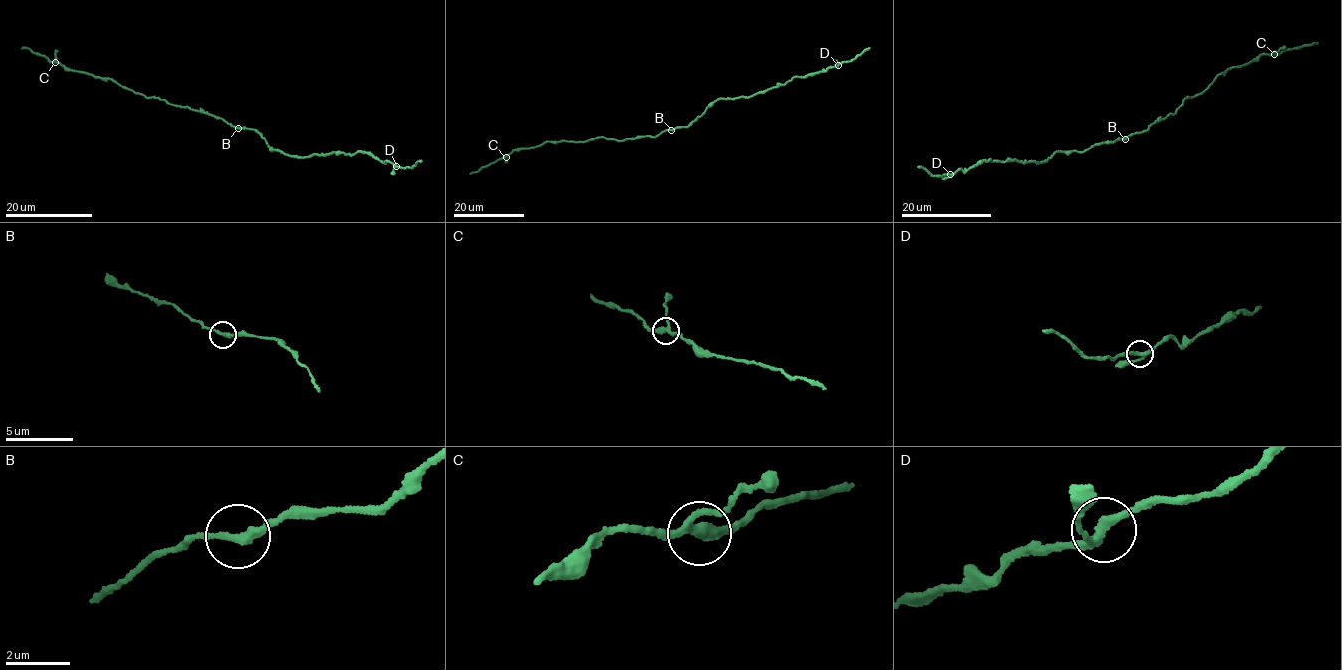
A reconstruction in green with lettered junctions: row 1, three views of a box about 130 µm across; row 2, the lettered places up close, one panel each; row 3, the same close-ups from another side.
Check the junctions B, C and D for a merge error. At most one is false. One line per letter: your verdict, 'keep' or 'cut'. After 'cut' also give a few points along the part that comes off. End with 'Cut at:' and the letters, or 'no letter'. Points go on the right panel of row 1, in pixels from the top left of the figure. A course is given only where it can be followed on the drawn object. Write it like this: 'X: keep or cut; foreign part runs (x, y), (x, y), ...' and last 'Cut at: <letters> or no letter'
B: keep
C: keep
D: keep
Cut at: no letter

